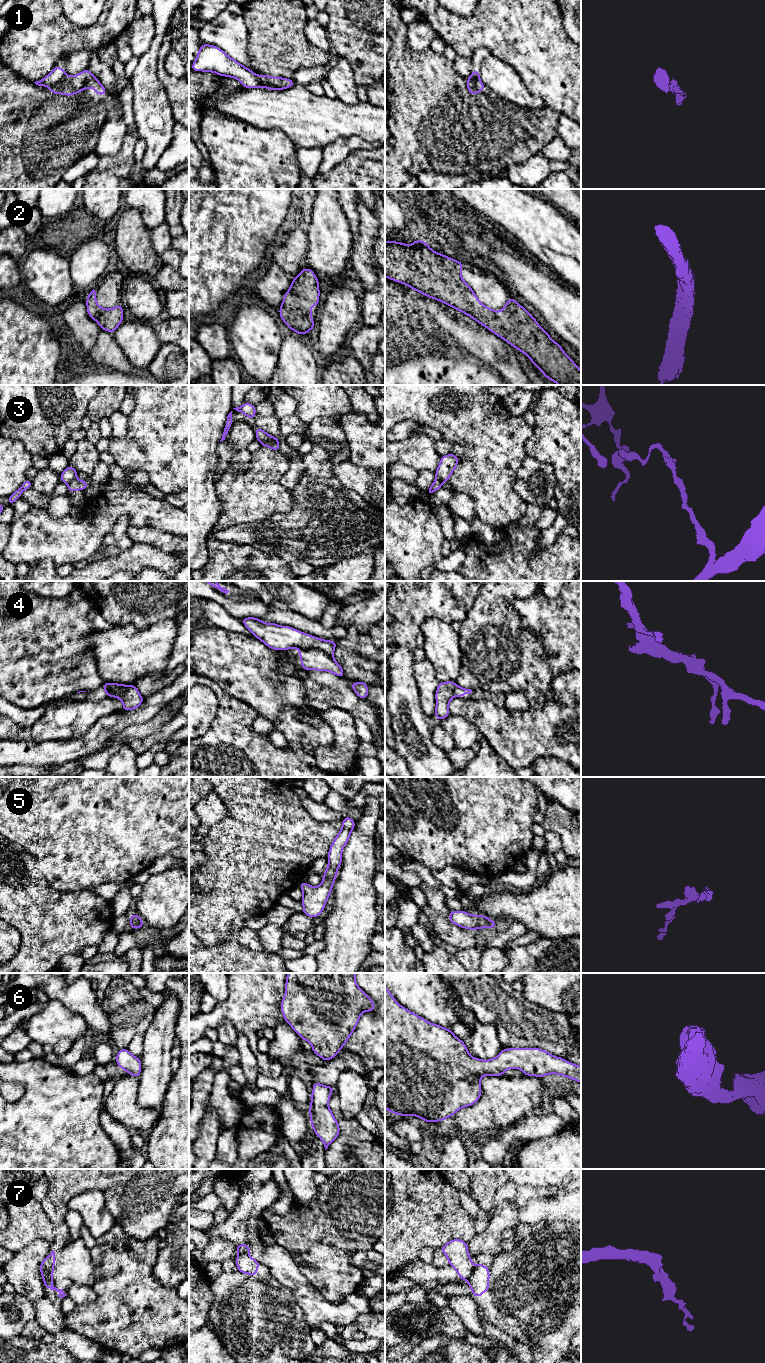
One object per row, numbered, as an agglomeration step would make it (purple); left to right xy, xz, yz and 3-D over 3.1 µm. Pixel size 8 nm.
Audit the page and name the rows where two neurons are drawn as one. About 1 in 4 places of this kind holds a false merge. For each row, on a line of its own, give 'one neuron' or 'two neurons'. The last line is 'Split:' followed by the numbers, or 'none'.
1: two neurons
2: one neuron
3: two neurons
4: two neurons
5: one neuron
6: one neuron
7: two neurons
Split: 1, 3, 4, 7

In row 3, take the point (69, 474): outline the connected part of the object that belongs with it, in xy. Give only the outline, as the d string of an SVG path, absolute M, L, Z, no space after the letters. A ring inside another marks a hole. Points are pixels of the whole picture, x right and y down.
M68 465L66 469L63 471L63 473L59 476L59 479L60 481L68 484L76 479L77 473L78 473L77 470Z

